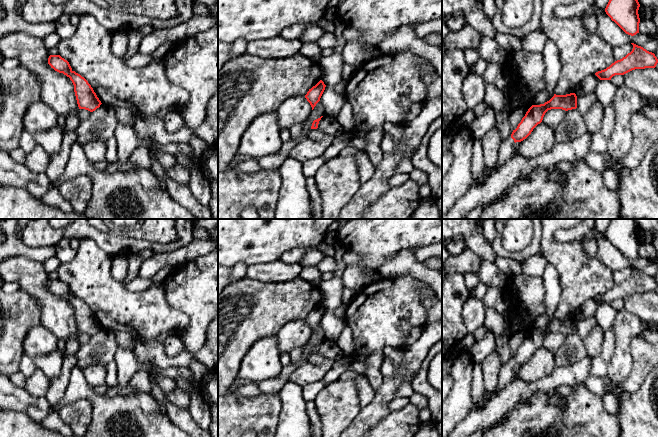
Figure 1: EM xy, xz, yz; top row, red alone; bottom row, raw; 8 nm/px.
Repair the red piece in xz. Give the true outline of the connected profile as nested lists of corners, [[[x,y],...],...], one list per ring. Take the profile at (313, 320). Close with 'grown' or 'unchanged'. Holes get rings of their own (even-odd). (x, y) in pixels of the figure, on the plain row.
[[[320,304],[315,310],[313,310],[307,318],[305,319],[305,322],[310,327],[312,334],[316,330],[316,328],[320,325],[320,322],[325,314],[326,309],[322,304]]]; unchanged

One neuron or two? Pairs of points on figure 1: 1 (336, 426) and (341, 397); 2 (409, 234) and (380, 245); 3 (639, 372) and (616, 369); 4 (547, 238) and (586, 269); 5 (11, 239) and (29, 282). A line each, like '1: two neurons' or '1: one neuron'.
1: one neuron
2: one neuron
3: two neurons
4: one neuron
5: two neurons

